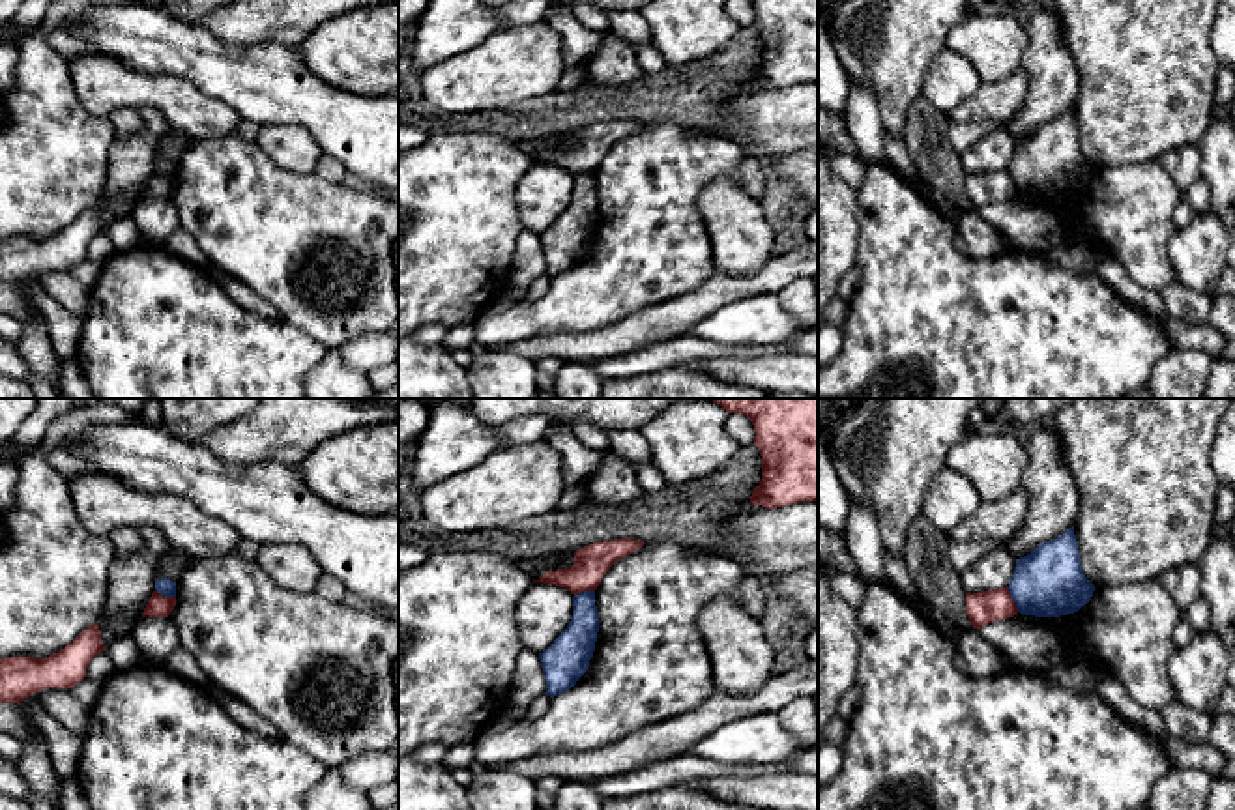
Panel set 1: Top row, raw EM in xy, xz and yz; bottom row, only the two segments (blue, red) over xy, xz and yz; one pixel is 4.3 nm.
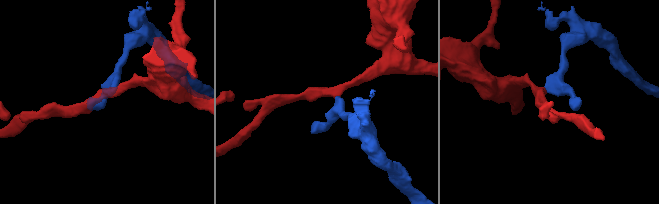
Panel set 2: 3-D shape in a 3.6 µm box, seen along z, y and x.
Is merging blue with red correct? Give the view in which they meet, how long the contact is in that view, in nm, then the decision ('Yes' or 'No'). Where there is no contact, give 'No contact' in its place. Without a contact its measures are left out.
Touches blue in yz. Shared border 120 nm. No

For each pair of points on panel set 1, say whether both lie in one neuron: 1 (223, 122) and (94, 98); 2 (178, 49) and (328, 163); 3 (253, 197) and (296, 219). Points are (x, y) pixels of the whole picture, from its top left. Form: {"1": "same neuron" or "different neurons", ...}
{"1": "same neuron", "2": "different neurons", "3": "same neuron"}

